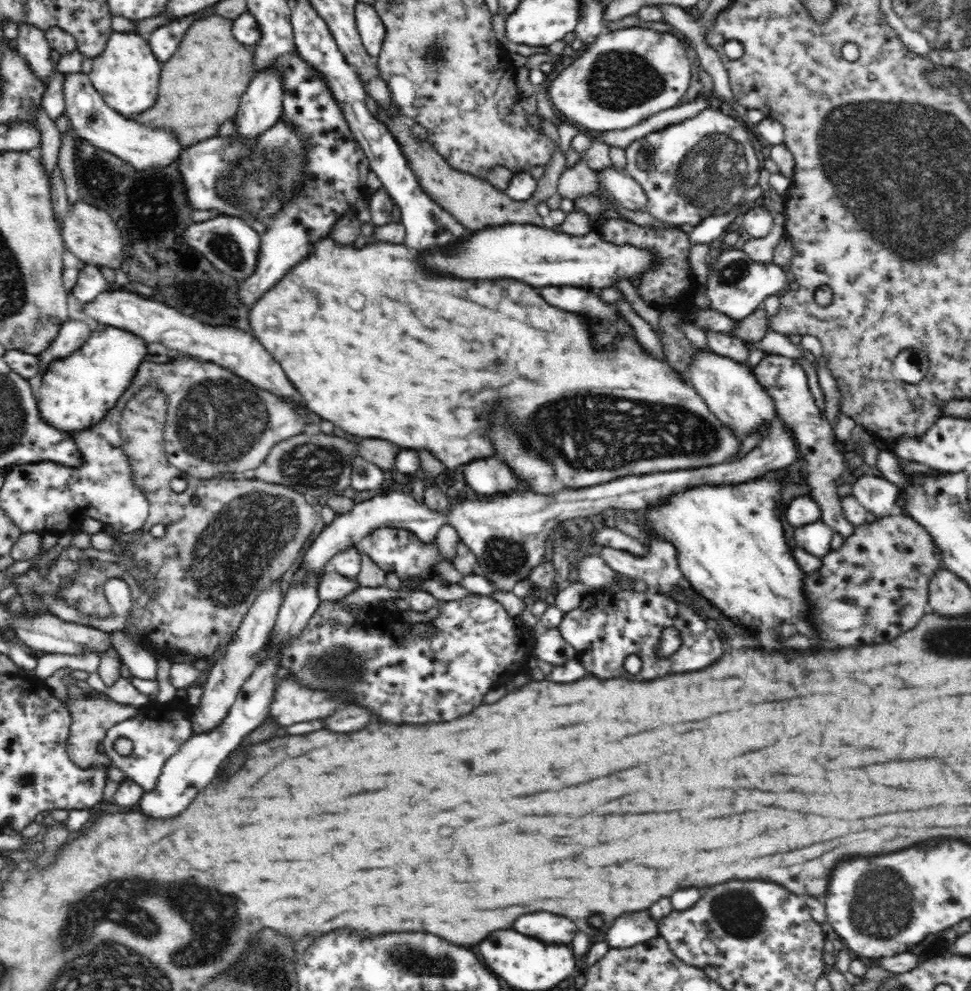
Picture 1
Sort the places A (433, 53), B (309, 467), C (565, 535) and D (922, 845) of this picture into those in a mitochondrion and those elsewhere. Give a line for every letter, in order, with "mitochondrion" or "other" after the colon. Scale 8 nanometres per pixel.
A: mitochondrion
B: mitochondrion
C: other
D: other

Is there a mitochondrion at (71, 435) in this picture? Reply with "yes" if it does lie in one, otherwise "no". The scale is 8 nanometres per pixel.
no

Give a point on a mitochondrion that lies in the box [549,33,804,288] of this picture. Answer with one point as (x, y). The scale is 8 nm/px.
(710, 175)

